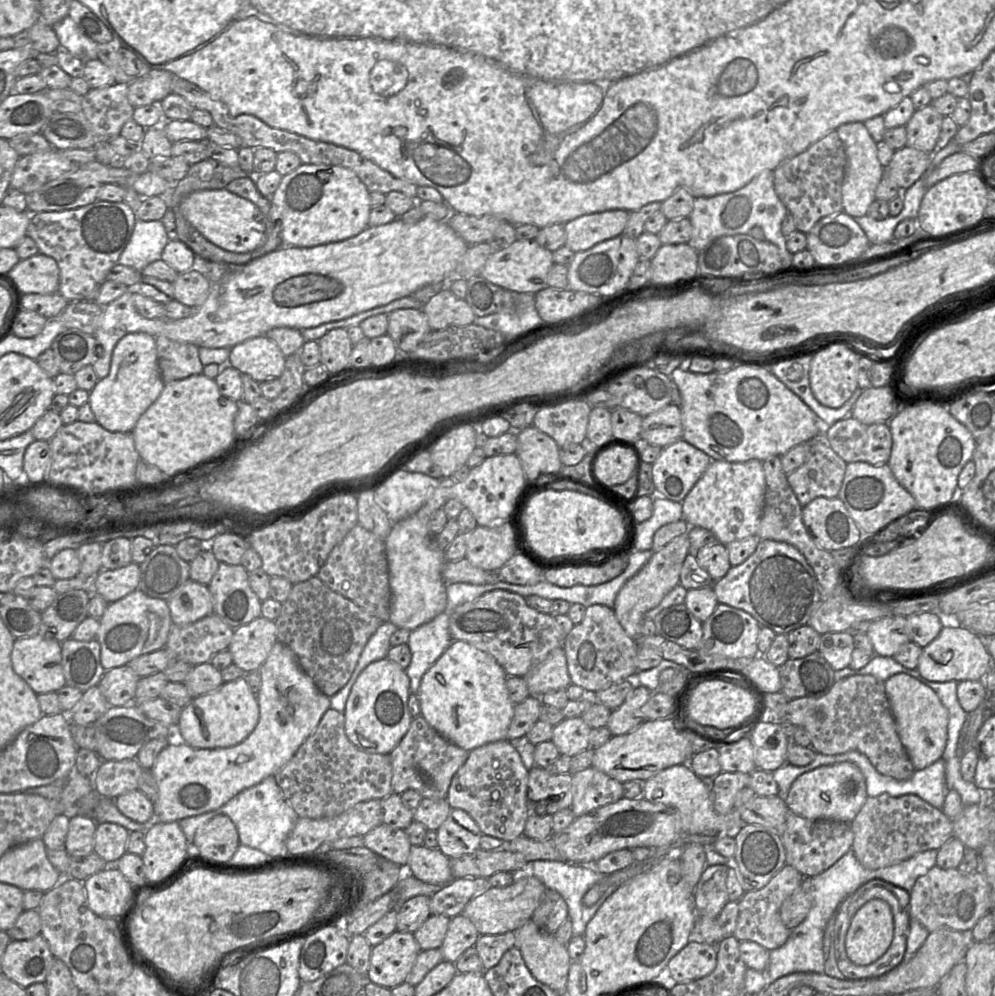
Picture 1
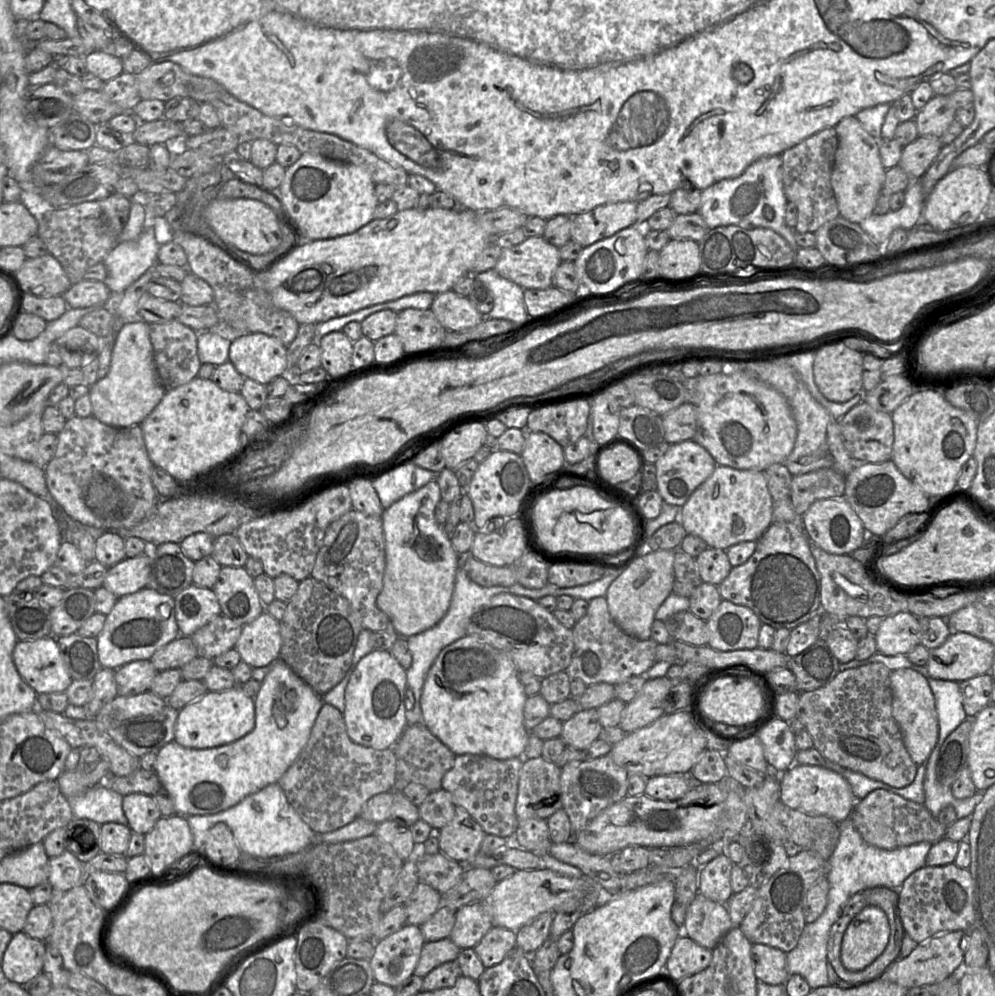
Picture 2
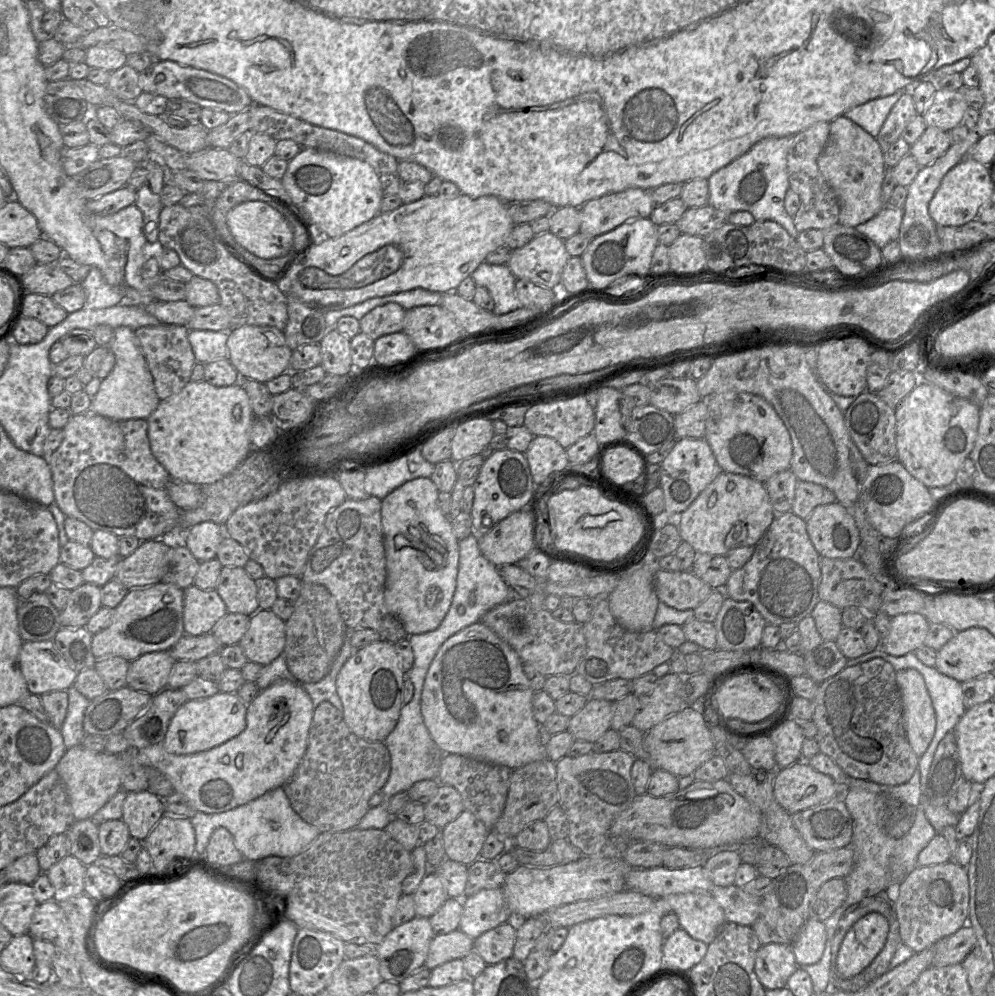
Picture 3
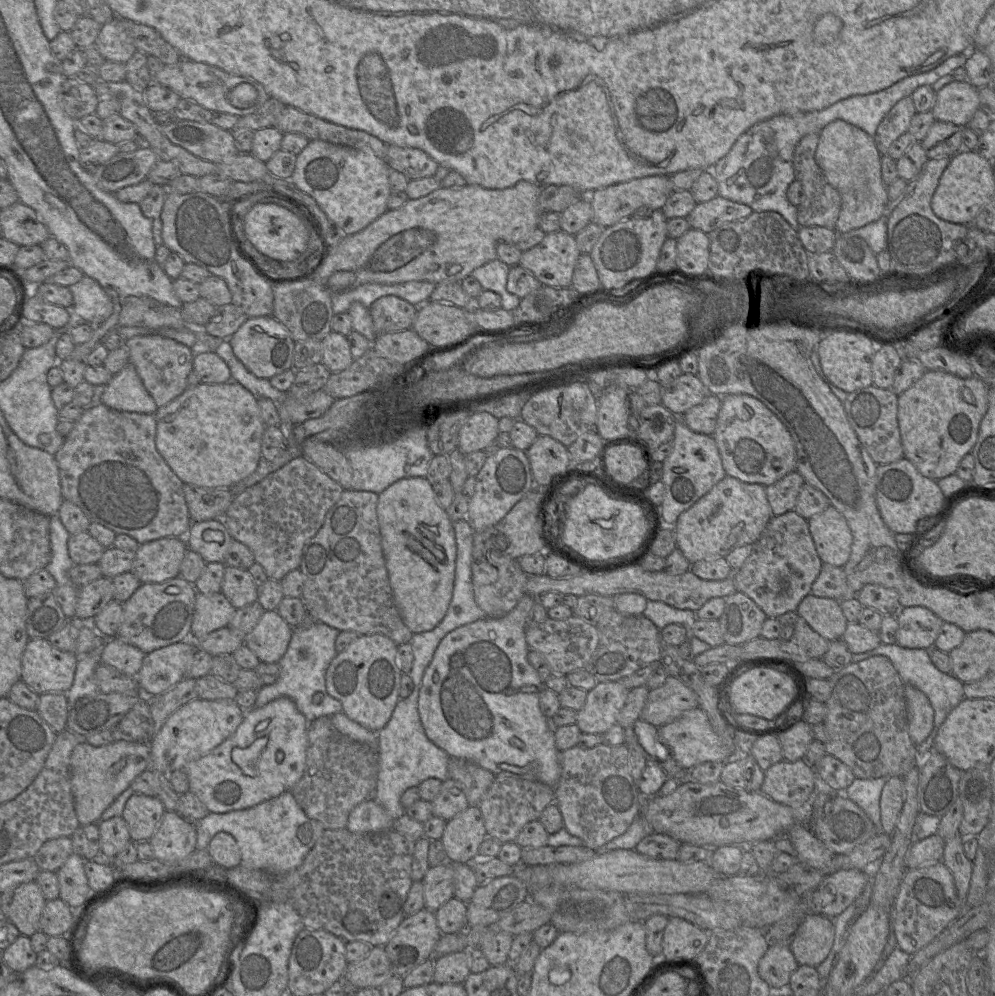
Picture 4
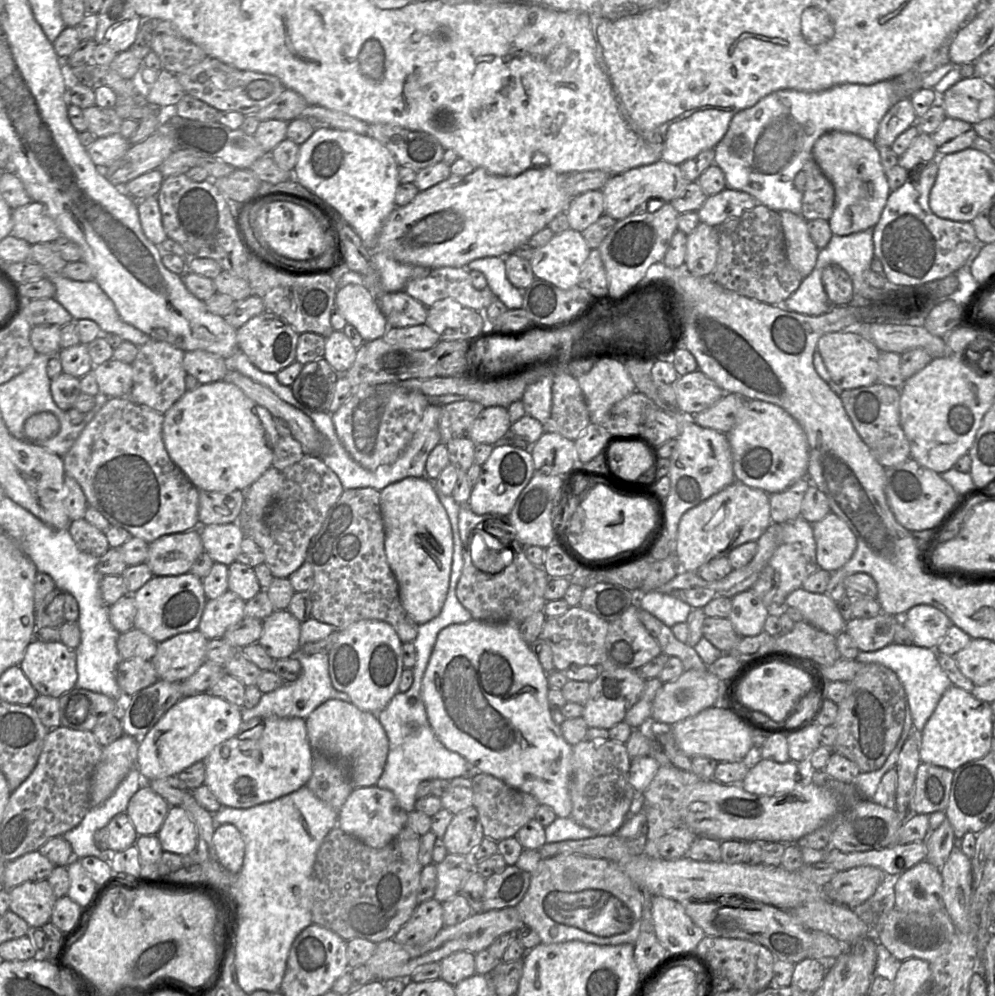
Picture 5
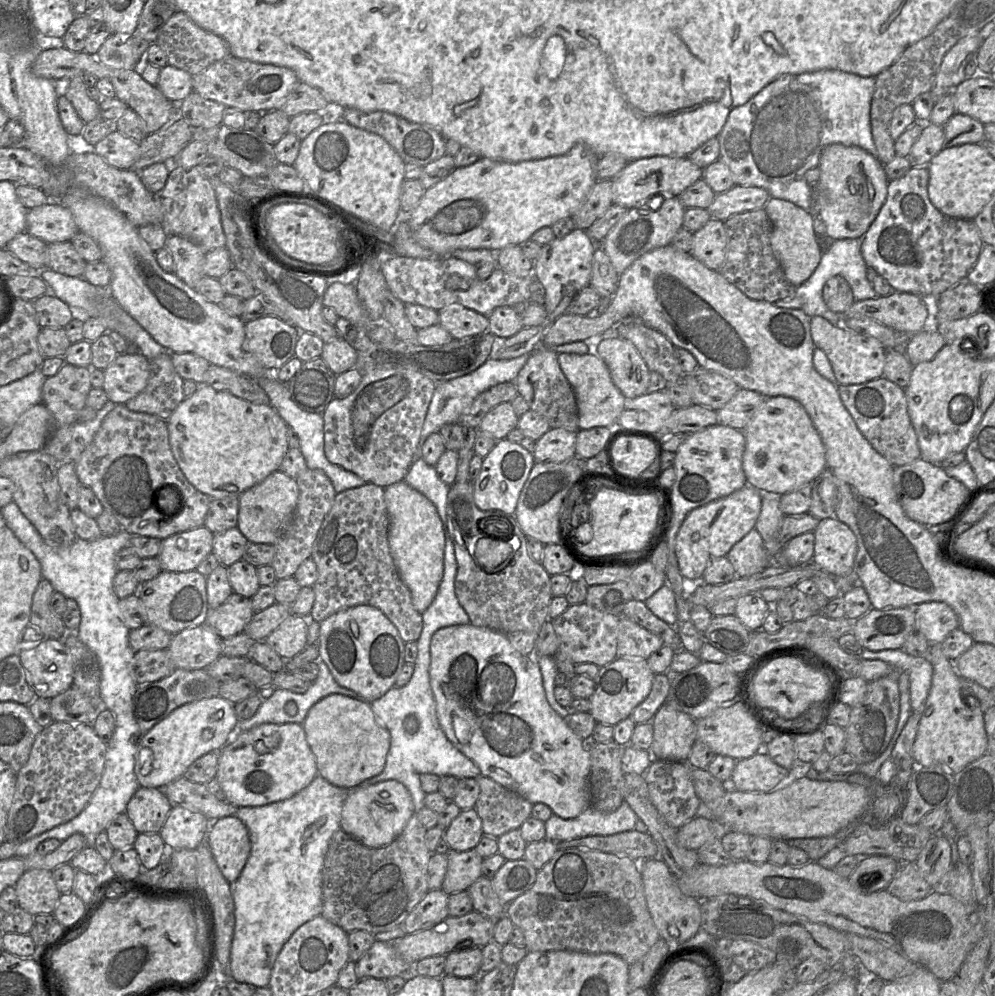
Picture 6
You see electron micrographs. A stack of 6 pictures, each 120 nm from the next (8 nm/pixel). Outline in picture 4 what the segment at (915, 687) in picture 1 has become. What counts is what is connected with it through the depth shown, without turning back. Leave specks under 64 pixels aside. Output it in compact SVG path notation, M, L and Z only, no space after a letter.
M905 684L904 694L908 711L909 736L918 746L933 730L934 710L927 696L914 686Z

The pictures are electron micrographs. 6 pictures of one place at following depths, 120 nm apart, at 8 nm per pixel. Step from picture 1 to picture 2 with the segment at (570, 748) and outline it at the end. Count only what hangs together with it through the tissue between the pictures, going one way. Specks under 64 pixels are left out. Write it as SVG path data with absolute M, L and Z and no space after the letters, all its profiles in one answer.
M597 709L580 710L563 722L560 738L567 747L583 751L599 738L602 729Z

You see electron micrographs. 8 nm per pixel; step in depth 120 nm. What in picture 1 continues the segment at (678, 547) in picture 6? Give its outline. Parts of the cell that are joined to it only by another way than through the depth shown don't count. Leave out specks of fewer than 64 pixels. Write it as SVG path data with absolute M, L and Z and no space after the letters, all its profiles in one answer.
M756 459L745 462L712 460L681 502L683 519L690 527L701 527L711 531L717 541L724 545L755 536L767 492L762 462Z

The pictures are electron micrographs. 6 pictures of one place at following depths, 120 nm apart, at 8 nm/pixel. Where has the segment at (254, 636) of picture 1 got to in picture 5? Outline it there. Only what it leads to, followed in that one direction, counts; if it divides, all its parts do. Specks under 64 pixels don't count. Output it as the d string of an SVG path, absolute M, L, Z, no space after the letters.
M275 610L263 620L258 643L273 659L290 658L299 648L301 622L288 610Z

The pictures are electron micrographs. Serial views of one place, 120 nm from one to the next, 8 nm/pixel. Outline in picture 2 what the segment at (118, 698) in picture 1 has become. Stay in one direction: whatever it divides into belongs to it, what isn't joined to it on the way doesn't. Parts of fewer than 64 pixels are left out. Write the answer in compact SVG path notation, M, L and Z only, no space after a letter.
M150 660L129 662L115 671L117 693L133 696L150 690L158 671Z

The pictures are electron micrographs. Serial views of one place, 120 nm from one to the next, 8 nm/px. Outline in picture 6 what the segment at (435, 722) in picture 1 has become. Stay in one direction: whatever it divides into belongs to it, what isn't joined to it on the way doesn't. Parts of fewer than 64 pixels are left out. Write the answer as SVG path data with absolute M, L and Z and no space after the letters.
M472 624L452 625L436 631L430 643L430 685L436 702L437 718L448 740L480 769L481 775L489 777L501 786L514 791L531 804L545 804L562 819L573 819L591 807L589 791L590 756L587 742L580 739L549 705L542 675L535 654L522 655L509 642L507 634Z

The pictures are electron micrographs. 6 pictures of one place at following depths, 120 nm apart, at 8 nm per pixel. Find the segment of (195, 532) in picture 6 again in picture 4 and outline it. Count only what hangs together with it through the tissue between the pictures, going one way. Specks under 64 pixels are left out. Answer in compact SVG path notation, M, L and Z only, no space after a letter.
M165 537L138 546L131 572L143 583L162 583L180 575L188 547L185 537Z

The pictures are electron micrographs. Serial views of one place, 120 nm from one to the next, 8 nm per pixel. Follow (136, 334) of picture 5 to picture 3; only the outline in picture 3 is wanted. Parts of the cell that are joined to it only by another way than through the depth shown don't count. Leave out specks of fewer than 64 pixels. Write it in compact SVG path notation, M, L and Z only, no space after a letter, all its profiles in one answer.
M91 268L80 284L85 293L85 303L82 308L101 309L125 301L123 292L108 284L98 268Z

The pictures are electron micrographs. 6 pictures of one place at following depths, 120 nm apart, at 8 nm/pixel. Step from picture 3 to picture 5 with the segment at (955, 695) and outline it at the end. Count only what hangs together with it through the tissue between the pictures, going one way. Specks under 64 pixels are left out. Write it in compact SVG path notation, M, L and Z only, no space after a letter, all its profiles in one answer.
M891 643L875 651L860 651L855 660L862 664L879 663L896 673L904 687L911 710L914 730L916 731L922 732L942 695L952 686L952 682L939 664L938 653L935 649L928 649L916 645L898 645Z

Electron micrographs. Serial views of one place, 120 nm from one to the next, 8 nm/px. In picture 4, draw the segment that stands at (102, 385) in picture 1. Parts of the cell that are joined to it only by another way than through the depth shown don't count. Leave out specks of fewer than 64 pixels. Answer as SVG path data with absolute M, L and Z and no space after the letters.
M129 361L119 372L113 374L105 385L101 403L126 412L155 414L158 409L135 367Z

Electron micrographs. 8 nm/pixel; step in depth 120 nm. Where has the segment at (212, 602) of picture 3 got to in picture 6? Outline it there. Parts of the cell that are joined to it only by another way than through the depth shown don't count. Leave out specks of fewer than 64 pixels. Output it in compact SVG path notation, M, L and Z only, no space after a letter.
M233 592L217 608L208 606L205 624L224 639L242 633L254 613L251 598Z

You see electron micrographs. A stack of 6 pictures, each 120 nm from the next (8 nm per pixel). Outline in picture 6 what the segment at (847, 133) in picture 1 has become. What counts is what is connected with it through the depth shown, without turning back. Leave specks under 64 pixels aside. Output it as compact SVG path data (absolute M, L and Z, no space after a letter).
M832 144L827 146L819 162L820 180L814 188L813 211L826 225L826 236L831 240L862 239L883 206L889 180L880 160L857 146Z

